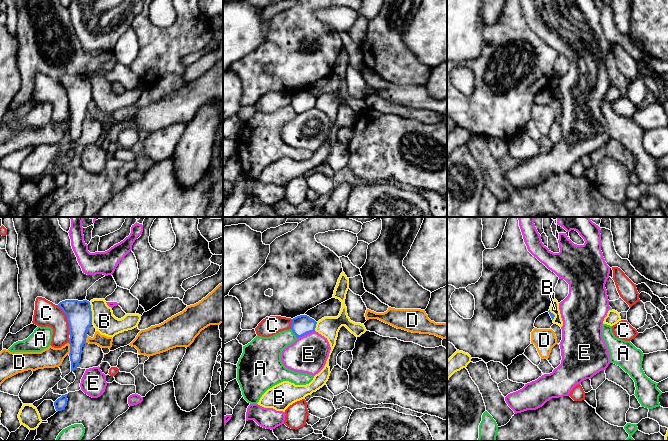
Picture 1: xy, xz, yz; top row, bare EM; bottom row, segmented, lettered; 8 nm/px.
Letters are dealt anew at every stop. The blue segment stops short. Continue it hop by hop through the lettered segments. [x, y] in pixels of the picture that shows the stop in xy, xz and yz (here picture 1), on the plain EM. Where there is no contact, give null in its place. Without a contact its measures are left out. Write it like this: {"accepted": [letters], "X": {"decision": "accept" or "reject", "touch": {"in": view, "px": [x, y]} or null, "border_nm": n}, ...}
{"accepted": [], "A": {"decision": "reject", "touch": {"in": "xz", "px": [293, 108]}, "border_nm": 90}, "B": {"decision": "reject", "touch": {"in": "xy", "px": [91, 89]}, "border_nm": 180}, "C": {"decision": "reject", "touch": {"in": "xy", "px": [67, 95]}, "border_nm": 260}, "D": {"decision": "reject", "touch": {"in": "xy", "px": [70, 124]}, "border_nm": 90}, "E": {"decision": "reject", "touch": {"in": "xz", "px": [305, 110]}, "border_nm": 160}}

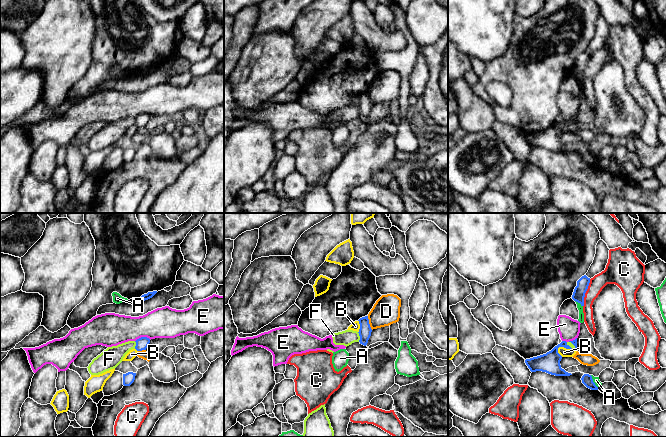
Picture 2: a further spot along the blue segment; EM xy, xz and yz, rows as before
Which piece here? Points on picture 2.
{"accepted": [], "A": {"decision": "reject", "touch": {"in": "yz", "px": [592, 157]}, "border_nm": 120}, "B": {"decision": "reject", "touch": {"in": "yz", "px": [563, 122]}, "border_nm": 130}, "C": {"decision": "reject", "touch": {"in": "yz", "px": [585, 68]}, "border_nm": 240}, "D": {"decision": "reject", "touch": {"in": "xz", "px": [368, 99]}, "border_nm": 120}, "E": {"decision": "reject", "touch": {"in": "xy", "px": [142, 113]}, "border_nm": 130}, "F": {"decision": "reject", "touch": {"in": "xz", "px": [360, 113]}, "border_nm": 80}}

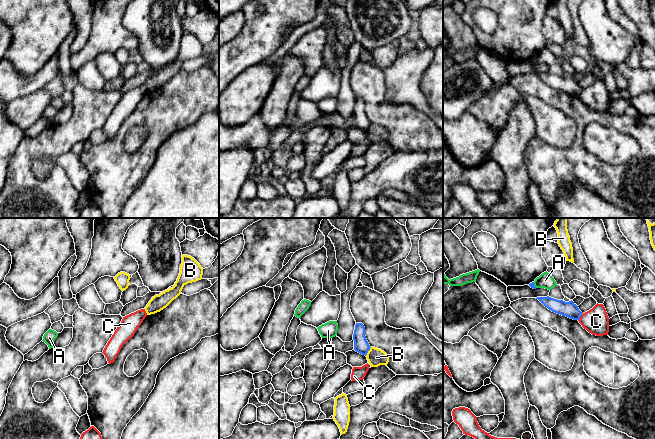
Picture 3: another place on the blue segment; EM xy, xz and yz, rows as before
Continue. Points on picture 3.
{"accepted": [], "A": {"decision": "reject", "touch": {"in": "yz", "px": [533, 61]}, "border_nm": 50}, "B": {"decision": "reject", "touch": {"in": "xz", "px": [368, 126]}, "border_nm": 90}, "C": {"decision": "reject", "touch": {"in": "yz", "px": [580, 92]}, "border_nm": 70}}

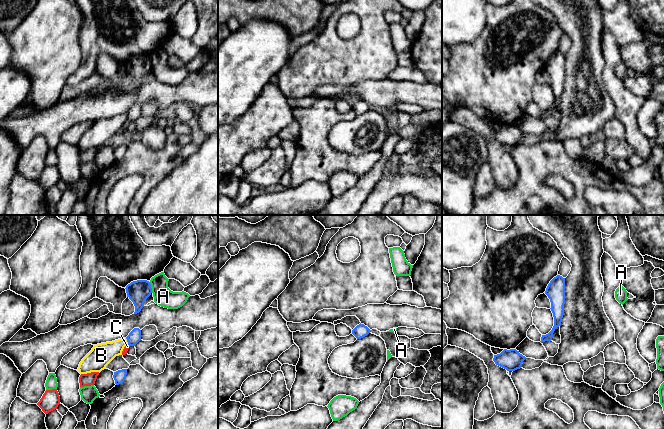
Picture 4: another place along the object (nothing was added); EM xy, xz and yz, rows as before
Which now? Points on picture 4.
{"accepted": [], "A": {"decision": "reject", "touch": {"in": "xy", "px": [150, 63]}, "border_nm": 90}, "B": {"decision": "reject", "touch": {"in": "xy", "px": [127, 117]}, "border_nm": 50}, "C": {"decision": "reject", "touch": null}}

